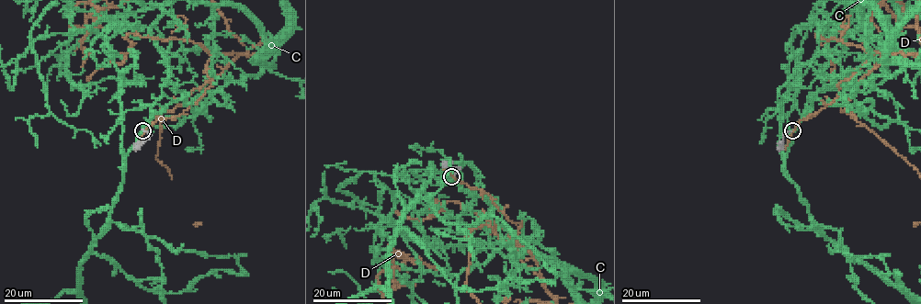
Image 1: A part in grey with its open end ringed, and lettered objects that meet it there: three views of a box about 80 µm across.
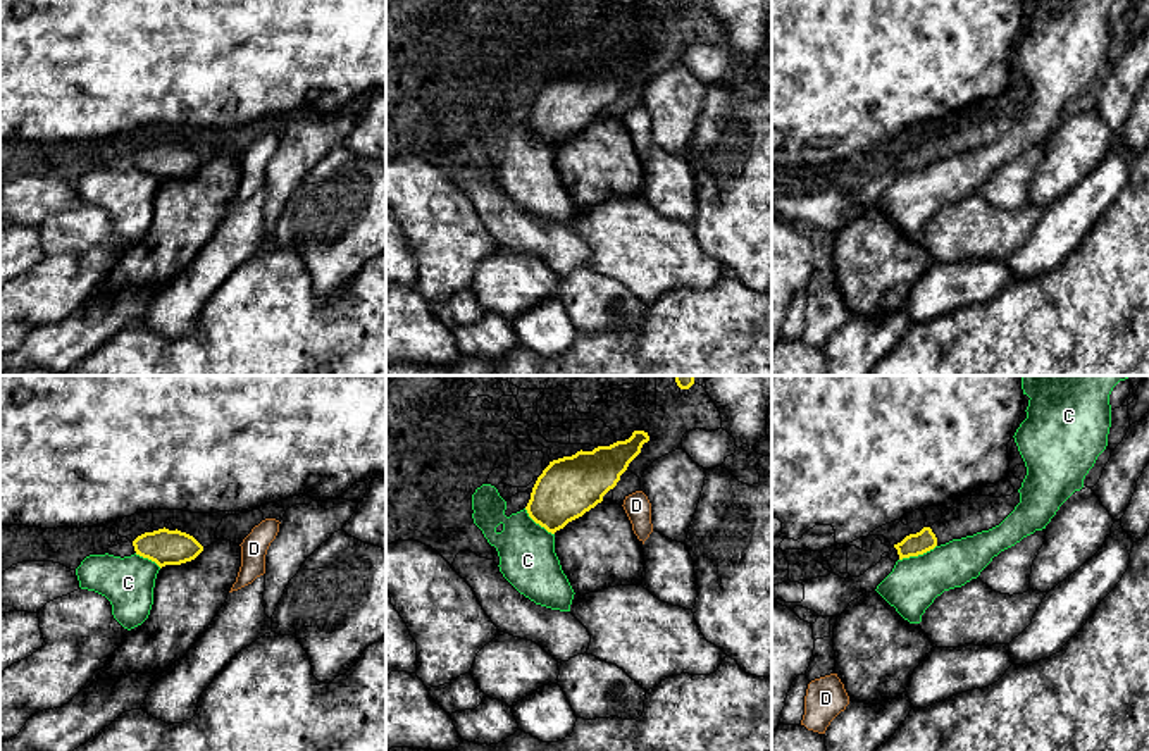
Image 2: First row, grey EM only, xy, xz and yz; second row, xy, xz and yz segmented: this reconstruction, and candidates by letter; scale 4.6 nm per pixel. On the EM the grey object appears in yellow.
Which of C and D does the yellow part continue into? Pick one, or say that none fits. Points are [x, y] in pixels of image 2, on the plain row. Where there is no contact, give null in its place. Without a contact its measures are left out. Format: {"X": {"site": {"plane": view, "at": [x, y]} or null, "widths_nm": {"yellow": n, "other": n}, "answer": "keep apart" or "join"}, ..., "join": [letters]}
{"C": {"site": {"plane": "yz", "at": [917, 169]}, "widths_nm": {"yellow": 110, "other": 240}, "answer": "keep apart"}, "D": {"site": null, "answer": "keep apart"}, "join": []}

